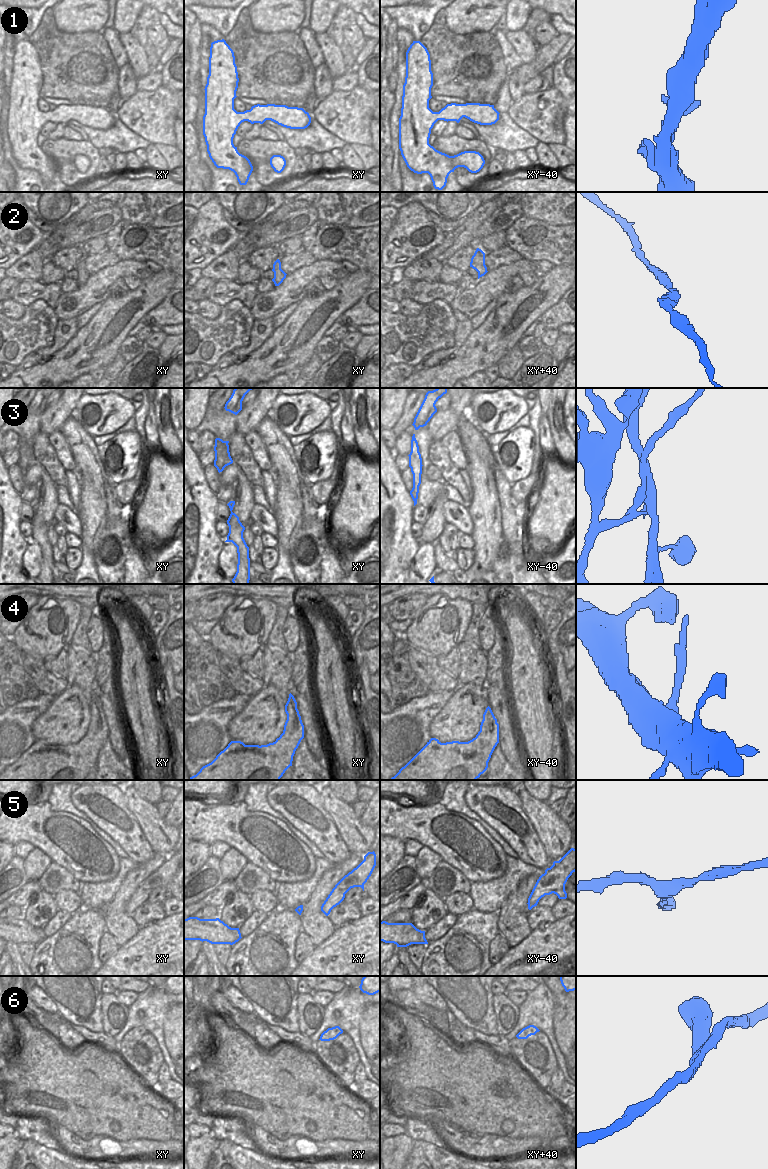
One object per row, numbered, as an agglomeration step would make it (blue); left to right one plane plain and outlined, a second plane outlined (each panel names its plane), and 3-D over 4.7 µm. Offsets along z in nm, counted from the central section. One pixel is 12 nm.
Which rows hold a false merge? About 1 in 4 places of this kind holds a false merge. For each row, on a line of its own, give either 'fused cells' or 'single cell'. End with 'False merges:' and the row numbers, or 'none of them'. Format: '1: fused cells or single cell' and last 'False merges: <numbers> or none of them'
1: single cell
2: single cell
3: fused cells
4: fused cells
5: single cell
6: single cell
False merges: 3, 4

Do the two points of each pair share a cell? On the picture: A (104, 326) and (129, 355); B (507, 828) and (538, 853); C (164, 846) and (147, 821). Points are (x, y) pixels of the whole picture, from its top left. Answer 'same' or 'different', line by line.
A: different
B: same
C: same

